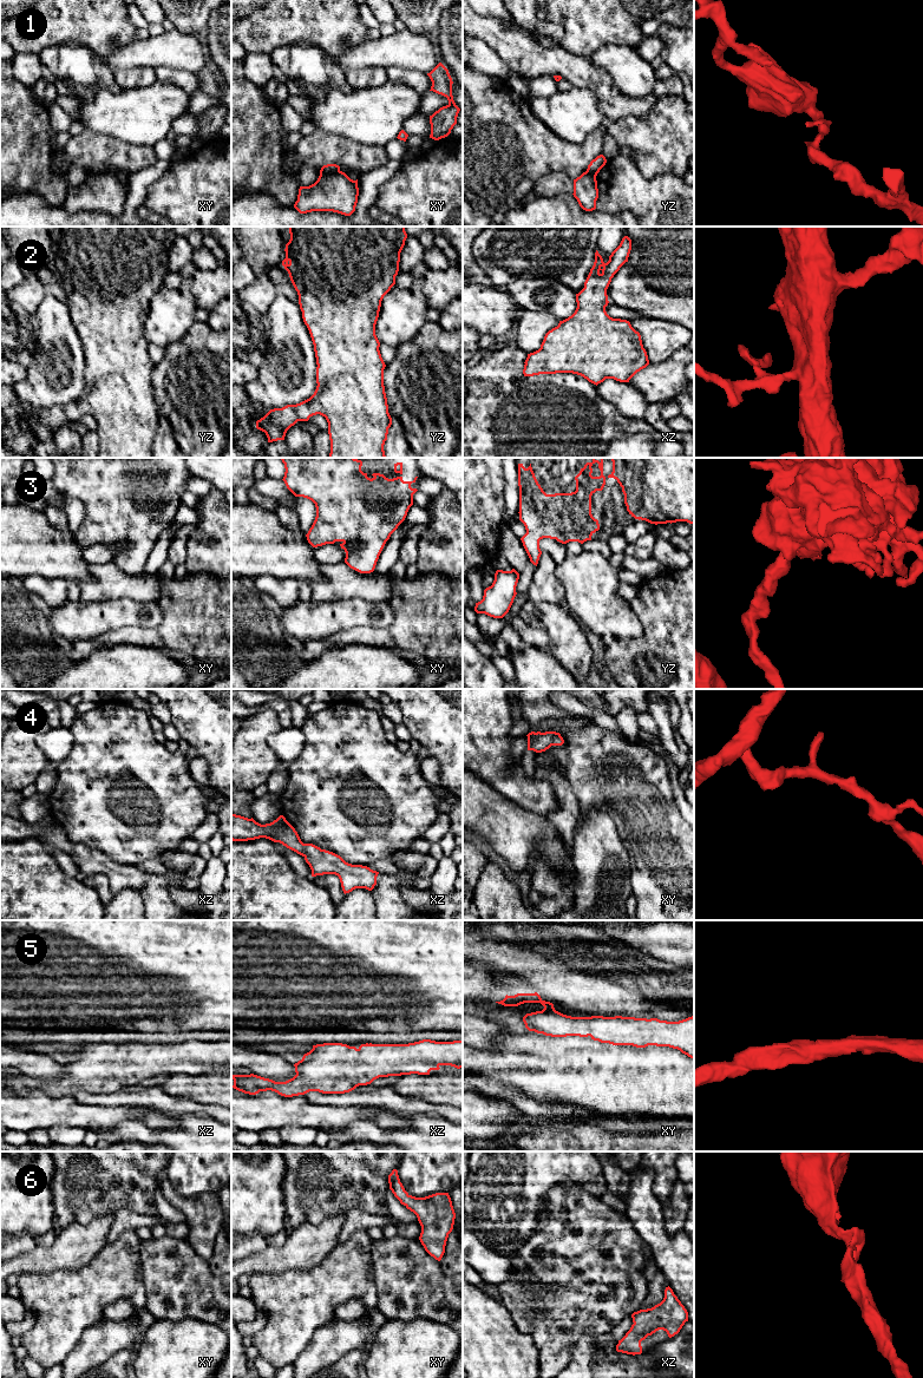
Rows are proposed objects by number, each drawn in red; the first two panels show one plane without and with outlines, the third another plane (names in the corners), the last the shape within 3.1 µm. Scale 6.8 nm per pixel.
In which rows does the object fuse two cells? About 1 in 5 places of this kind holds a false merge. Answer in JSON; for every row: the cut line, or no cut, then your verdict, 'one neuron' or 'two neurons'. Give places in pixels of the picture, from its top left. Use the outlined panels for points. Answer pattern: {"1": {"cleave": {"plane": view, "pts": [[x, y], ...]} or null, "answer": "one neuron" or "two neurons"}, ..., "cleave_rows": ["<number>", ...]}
{"1": {"cleave": {"plane": "xy", "pts": [[339, 170], [332, 174], [320, 174]]}, "answer": "two neurons"}, "2": {"cleave": null, "answer": "one neuron"}, "3": {"cleave": null, "answer": "one neuron"}, "4": {"cleave": null, "answer": "one neuron"}, "5": {"cleave": null, "answer": "one neuron"}, "6": {"cleave": null, "answer": "one neuron"}, "cleave_rows": ["1"]}

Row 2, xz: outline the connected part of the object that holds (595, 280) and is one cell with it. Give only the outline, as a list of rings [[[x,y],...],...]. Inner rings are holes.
[[[628,236],[622,238],[607,263],[596,250],[595,262],[584,282],[584,288],[576,294],[575,313],[559,321],[557,327],[545,334],[538,350],[528,354],[523,369],[524,376],[572,373],[597,386],[605,379],[629,382],[637,372],[649,365],[640,333],[631,327],[629,321],[613,319],[605,311],[609,303],[607,289],[614,275],[628,262],[630,250],[631,239]]]

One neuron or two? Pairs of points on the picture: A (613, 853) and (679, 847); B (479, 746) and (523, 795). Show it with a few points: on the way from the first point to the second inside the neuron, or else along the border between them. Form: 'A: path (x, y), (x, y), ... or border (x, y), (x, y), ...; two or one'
A: border (616, 826), (630, 861), (630, 879); two
B: path (490, 759), (501, 773), (501, 778), (510, 782); one

